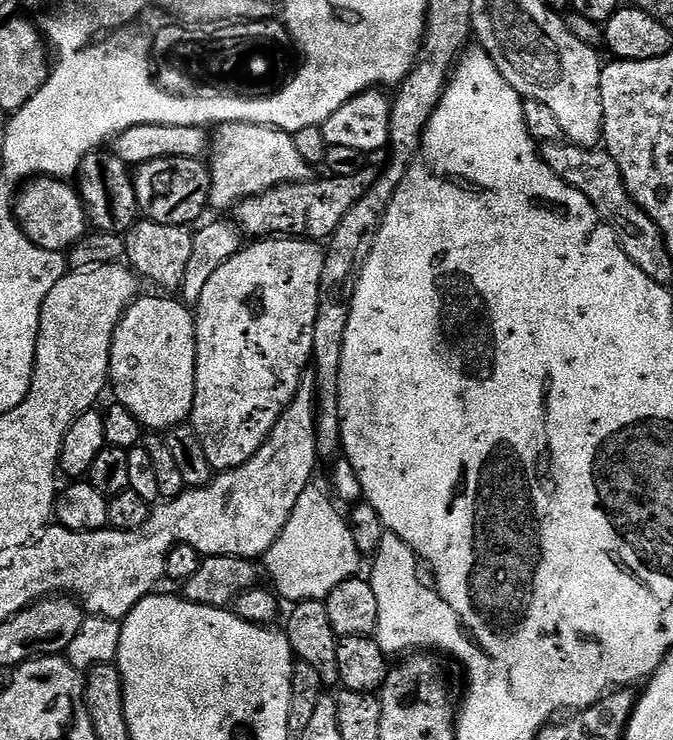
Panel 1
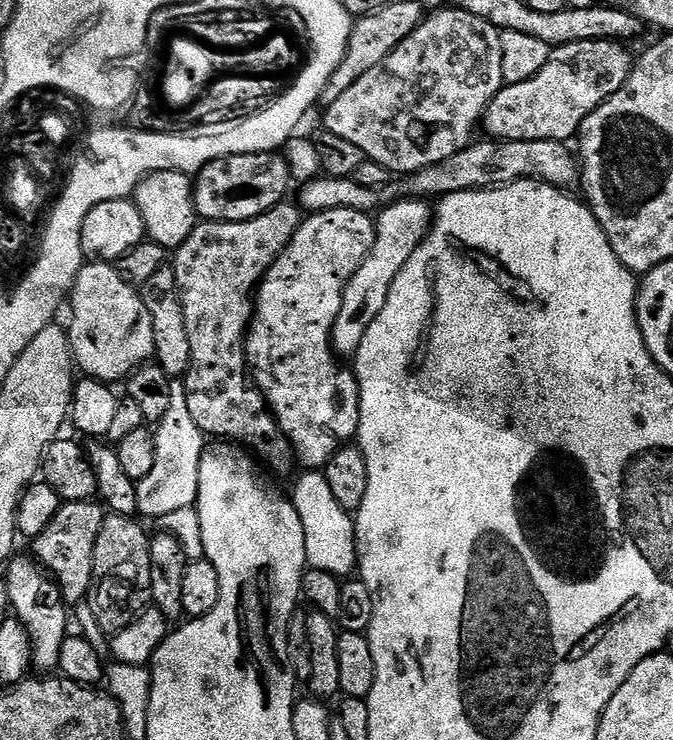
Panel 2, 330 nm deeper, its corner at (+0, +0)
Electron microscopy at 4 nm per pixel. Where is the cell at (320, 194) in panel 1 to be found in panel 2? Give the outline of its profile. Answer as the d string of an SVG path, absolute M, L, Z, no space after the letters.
M611 40L570 42L561 48L552 48L550 58L534 78L526 82L505 84L484 111L482 128L497 142L517 140L571 141L579 133L582 122L602 106L630 78L634 63L633 53L628 53L623 43Z

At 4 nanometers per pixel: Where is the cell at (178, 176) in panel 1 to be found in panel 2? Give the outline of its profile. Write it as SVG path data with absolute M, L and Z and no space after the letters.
M242 150L233 156L223 156L195 173L192 193L196 215L204 222L246 222L281 204L293 184L288 161L279 151Z

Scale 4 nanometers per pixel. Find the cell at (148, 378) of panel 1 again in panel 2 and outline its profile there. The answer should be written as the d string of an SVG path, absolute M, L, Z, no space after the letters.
M88 262L80 269L80 273L76 275L76 284L70 293L70 308L72 304L72 325L67 325L66 331L68 333L68 341L72 347L72 359L75 367L84 371L85 377L93 380L103 380L105 382L113 382L112 380L120 380L120 382L127 381L128 377L136 371L137 368L144 367L155 357L156 347L154 346L154 326L150 322L150 310L146 310L146 306L142 302L139 291L133 285L127 284L120 276L120 271L108 262Z

